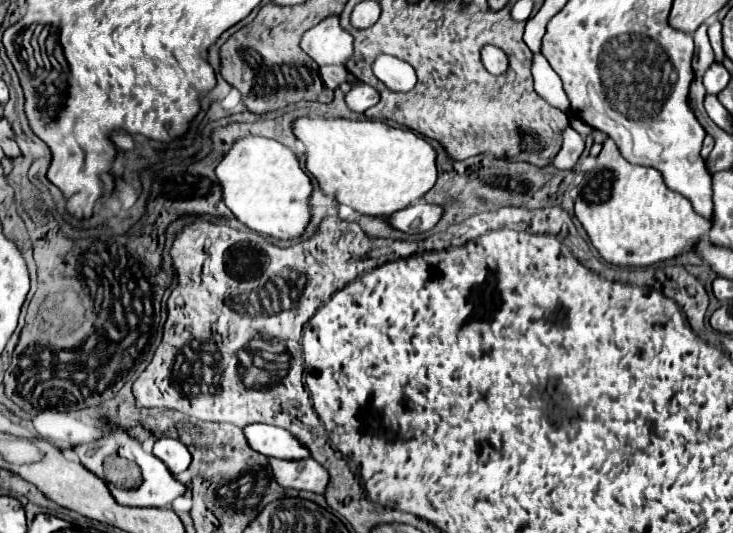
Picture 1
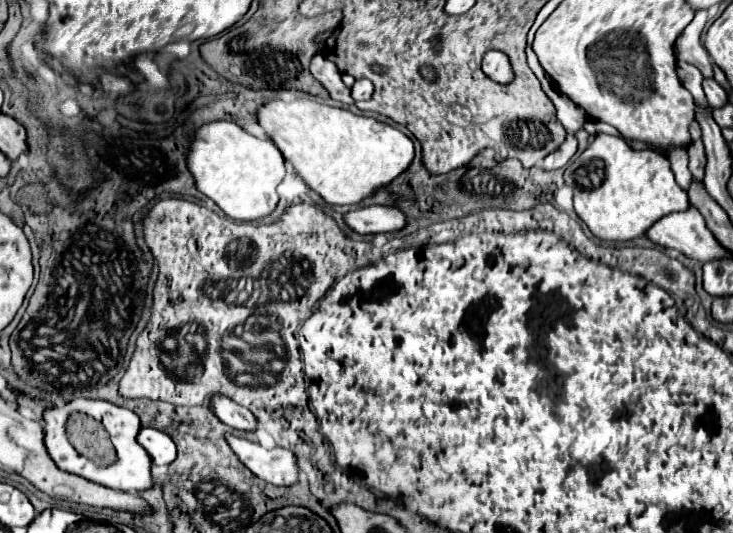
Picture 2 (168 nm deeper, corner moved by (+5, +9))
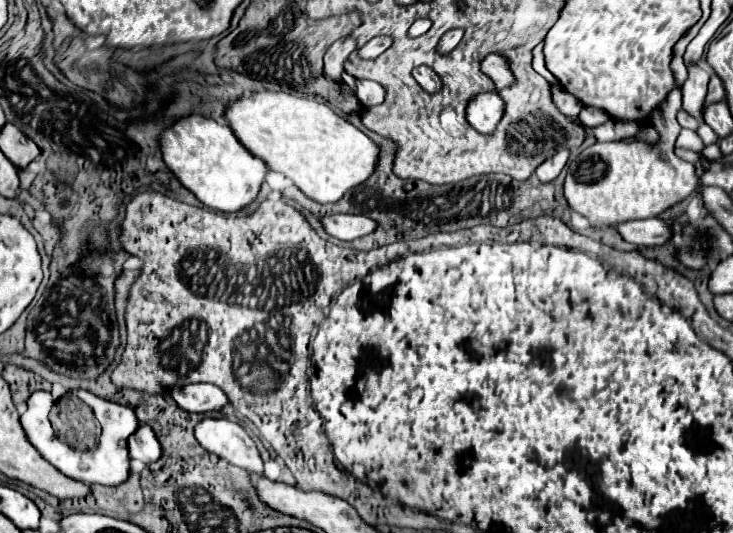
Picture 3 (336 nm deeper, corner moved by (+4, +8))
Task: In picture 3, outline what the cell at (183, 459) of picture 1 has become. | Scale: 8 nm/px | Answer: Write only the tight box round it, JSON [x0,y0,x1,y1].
[128,426,162,464]

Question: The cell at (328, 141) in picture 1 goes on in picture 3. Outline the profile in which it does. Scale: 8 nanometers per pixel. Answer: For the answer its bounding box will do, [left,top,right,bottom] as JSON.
[226,92,380,204]

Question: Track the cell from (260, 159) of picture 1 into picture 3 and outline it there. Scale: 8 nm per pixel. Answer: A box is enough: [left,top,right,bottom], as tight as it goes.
[160,116,268,212]

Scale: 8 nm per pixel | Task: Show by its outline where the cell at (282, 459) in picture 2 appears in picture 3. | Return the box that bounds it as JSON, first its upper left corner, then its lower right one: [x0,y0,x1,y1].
[194,418,264,476]

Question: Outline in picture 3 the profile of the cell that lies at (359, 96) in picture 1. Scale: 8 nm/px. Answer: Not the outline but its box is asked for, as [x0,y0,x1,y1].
[356,80,384,108]

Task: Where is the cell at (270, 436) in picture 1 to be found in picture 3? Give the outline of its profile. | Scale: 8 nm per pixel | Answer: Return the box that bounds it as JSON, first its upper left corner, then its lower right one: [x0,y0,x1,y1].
[170,384,230,412]

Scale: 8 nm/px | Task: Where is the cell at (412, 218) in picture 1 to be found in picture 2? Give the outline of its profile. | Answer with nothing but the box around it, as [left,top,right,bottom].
[343,207,405,235]

